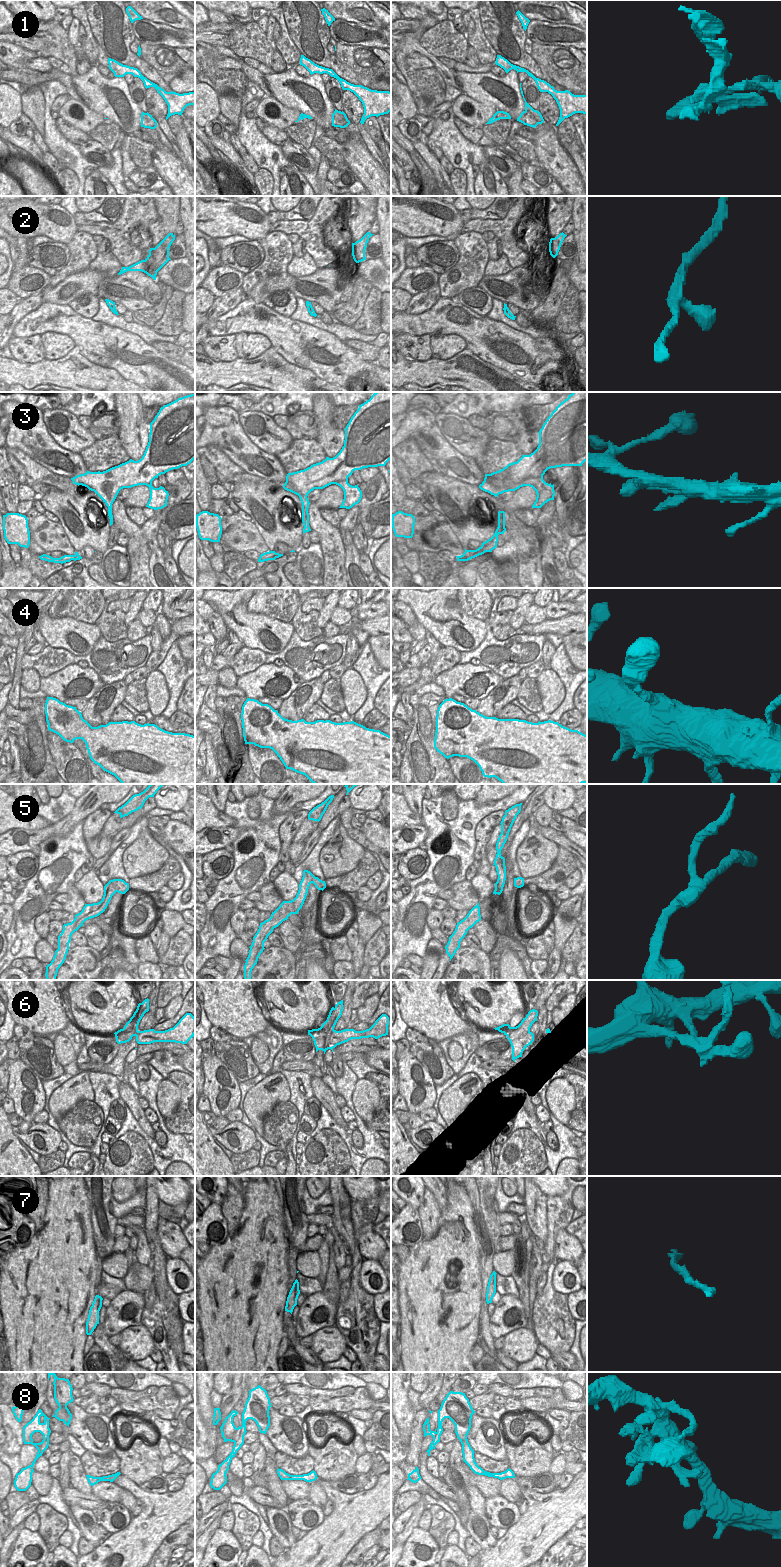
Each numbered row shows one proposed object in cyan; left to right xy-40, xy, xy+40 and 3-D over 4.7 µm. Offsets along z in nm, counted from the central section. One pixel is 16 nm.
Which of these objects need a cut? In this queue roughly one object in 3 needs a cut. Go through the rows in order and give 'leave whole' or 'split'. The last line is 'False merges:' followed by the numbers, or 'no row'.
1: split
2: leave whole
3: split
4: leave whole
5: split
6: split
7: leave whole
8: split
False merges: 1, 3, 5, 6, 8

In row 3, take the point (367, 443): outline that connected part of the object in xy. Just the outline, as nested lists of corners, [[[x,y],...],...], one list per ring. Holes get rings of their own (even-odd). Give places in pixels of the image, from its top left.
[[[375,392],[369,400],[359,405],[344,430],[344,446],[335,457],[326,457],[322,462],[304,470],[287,474],[283,488],[298,495],[304,508],[309,508],[307,496],[311,491],[331,484],[340,486],[344,491],[344,499],[339,508],[350,509],[360,502],[362,491],[358,485],[350,485],[348,477],[355,470],[385,466],[391,459],[391,392]]]

